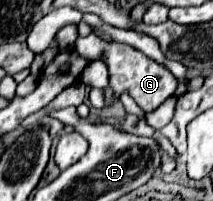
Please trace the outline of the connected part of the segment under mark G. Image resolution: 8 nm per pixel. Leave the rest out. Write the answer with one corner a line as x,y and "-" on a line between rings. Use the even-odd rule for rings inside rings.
95,32
85,36
85,38
77,38
75,42
75,50
79,56
87,58
87,60
97,60
97,58
105,58
107,66
109,66
109,86
113,90
113,100
117,102
121,98
123,92
127,92
147,114
153,112
157,106
161,106
169,96
175,94
179,80
169,72
167,66
155,62
153,58
145,56
143,52
139,52
133,46
121,44
121,42
109,42
103,40
101,36
97,36

